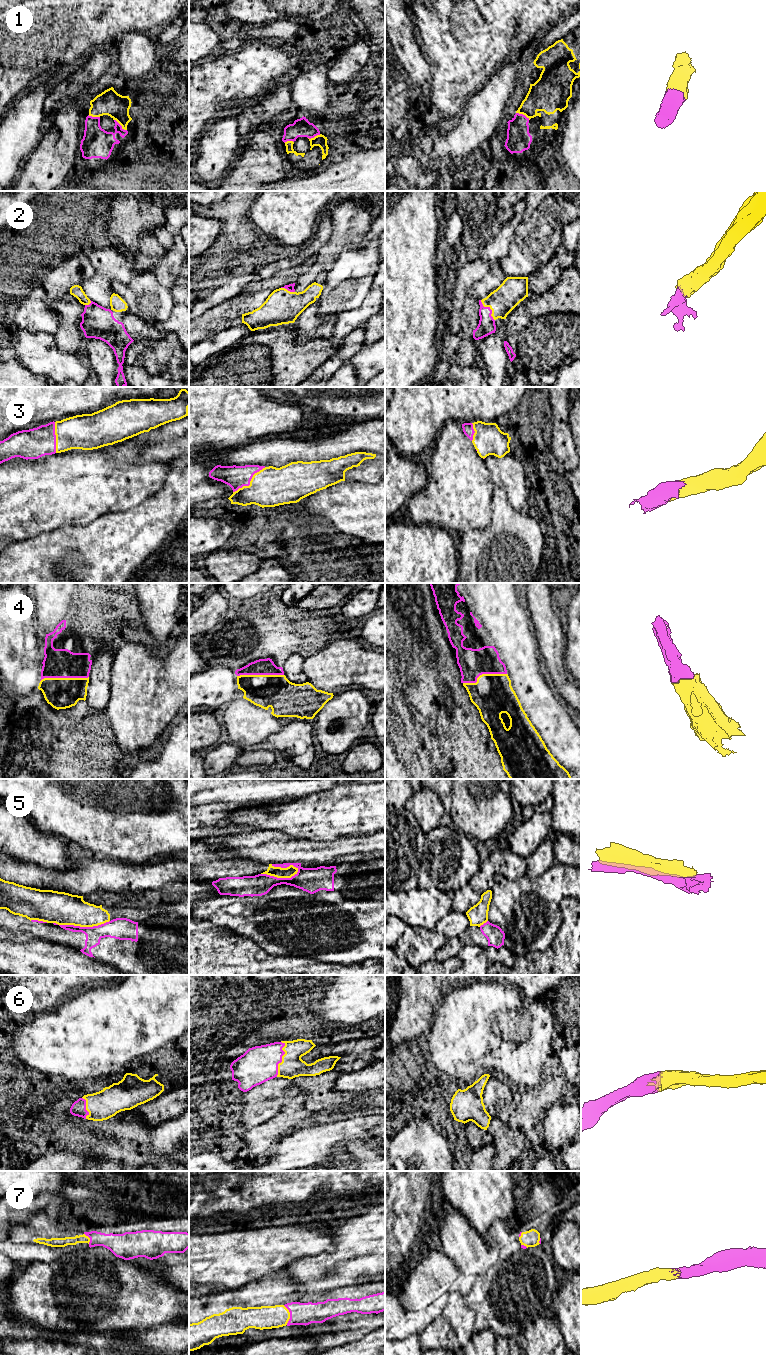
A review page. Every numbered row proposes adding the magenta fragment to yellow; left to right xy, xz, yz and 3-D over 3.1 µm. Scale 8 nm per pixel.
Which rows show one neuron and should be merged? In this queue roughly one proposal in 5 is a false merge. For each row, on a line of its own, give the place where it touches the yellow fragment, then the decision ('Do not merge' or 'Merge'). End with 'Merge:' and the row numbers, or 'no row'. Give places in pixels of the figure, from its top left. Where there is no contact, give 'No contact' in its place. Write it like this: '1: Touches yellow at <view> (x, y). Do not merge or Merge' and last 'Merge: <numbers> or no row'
1: Touches yellow at xy (120, 124). Merge
2: Touches yellow at yz (490, 308). Merge
3: Touches yellow at xz (250, 482). Merge
4: Touches yellow at xy (64, 678). Merge
5: Touches yellow at xz (280, 877). Do not merge
6: Touches yellow at xz (282, 1059). Merge
7: Touches yellow at xz (289, 1315). Merge
Merge: 1, 2, 3, 4, 6, 7

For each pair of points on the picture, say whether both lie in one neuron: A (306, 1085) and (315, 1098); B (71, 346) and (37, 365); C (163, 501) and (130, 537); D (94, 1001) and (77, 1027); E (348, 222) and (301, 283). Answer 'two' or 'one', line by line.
A: one
B: two
C: one
D: one
E: one

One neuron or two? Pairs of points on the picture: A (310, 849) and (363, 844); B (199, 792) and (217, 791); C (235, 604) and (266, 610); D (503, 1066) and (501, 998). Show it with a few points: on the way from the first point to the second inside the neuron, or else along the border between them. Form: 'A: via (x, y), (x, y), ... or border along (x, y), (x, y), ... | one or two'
A: via (323, 849), (350, 846) | one
B: via (203, 791), (213, 791) | one
C: via (243, 610), (258, 610) | one
D: border along (489, 996), (496, 1017), (522, 1002) | two

